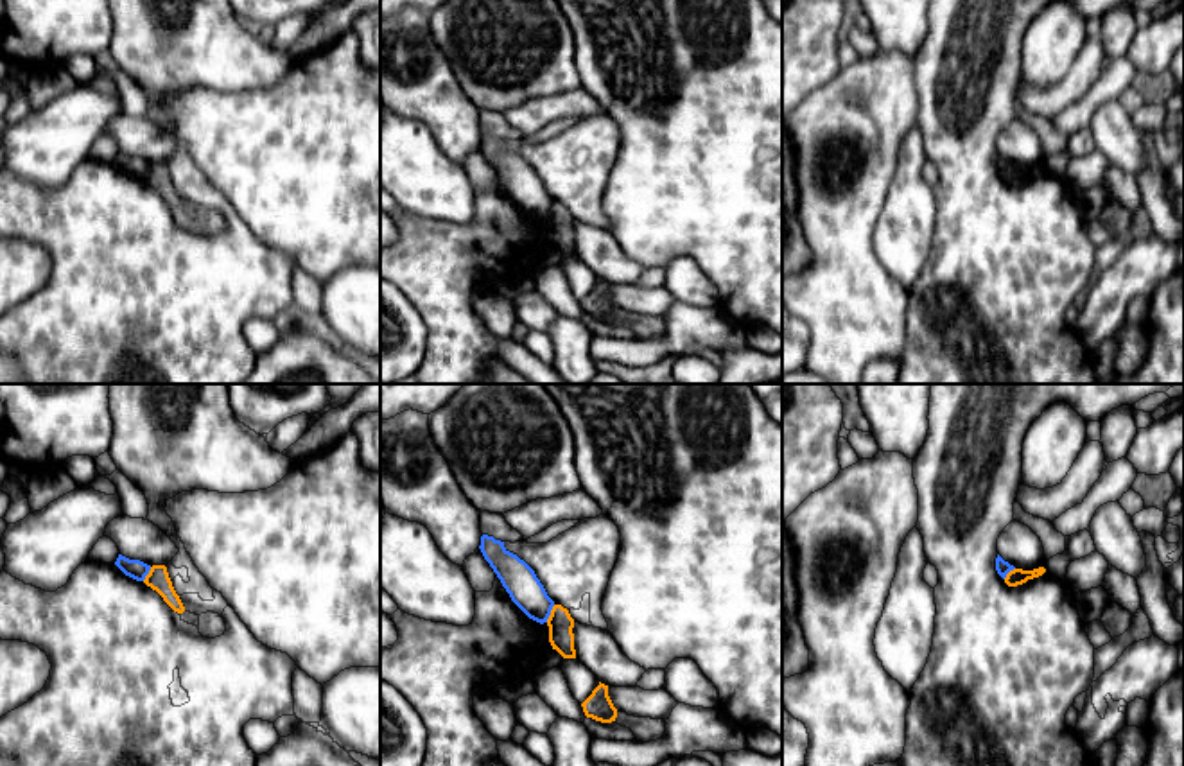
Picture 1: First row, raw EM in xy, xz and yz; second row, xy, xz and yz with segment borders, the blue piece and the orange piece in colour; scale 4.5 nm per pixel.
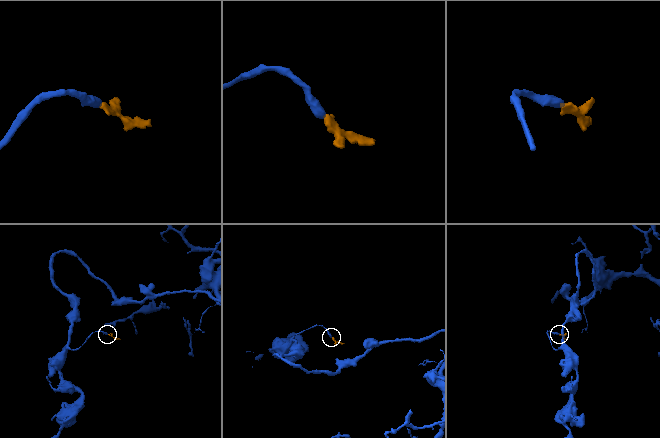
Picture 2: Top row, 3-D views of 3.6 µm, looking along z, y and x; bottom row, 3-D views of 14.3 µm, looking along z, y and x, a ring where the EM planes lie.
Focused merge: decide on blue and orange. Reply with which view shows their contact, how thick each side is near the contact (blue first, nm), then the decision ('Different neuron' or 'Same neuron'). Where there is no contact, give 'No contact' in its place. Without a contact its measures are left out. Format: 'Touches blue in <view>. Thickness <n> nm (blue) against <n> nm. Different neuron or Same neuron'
Touches blue in xz. Thickness 150 nm (blue) against 120 nm. Different neuron

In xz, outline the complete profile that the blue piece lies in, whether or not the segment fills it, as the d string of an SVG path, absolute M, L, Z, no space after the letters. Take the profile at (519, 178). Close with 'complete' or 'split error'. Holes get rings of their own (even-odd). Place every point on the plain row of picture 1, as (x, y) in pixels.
M483 133L479 144L511 199L533 219L547 221L554 199L547 194L535 169L517 152L504 145L504 140Z | complete

